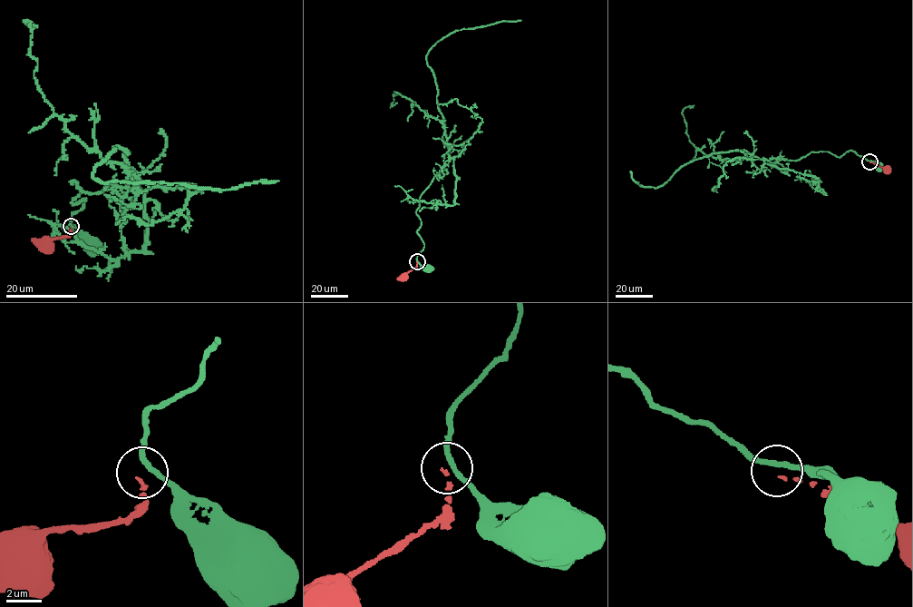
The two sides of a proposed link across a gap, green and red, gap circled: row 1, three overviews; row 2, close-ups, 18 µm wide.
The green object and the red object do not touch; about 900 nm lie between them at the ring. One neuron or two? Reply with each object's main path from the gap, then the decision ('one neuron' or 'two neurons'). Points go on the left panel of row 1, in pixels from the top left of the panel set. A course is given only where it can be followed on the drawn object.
course green (72, 226), (81, 231), (92, 248); course red (70, 227), (71, 233), (67, 236), (51, 239), (45, 245); two neurons

